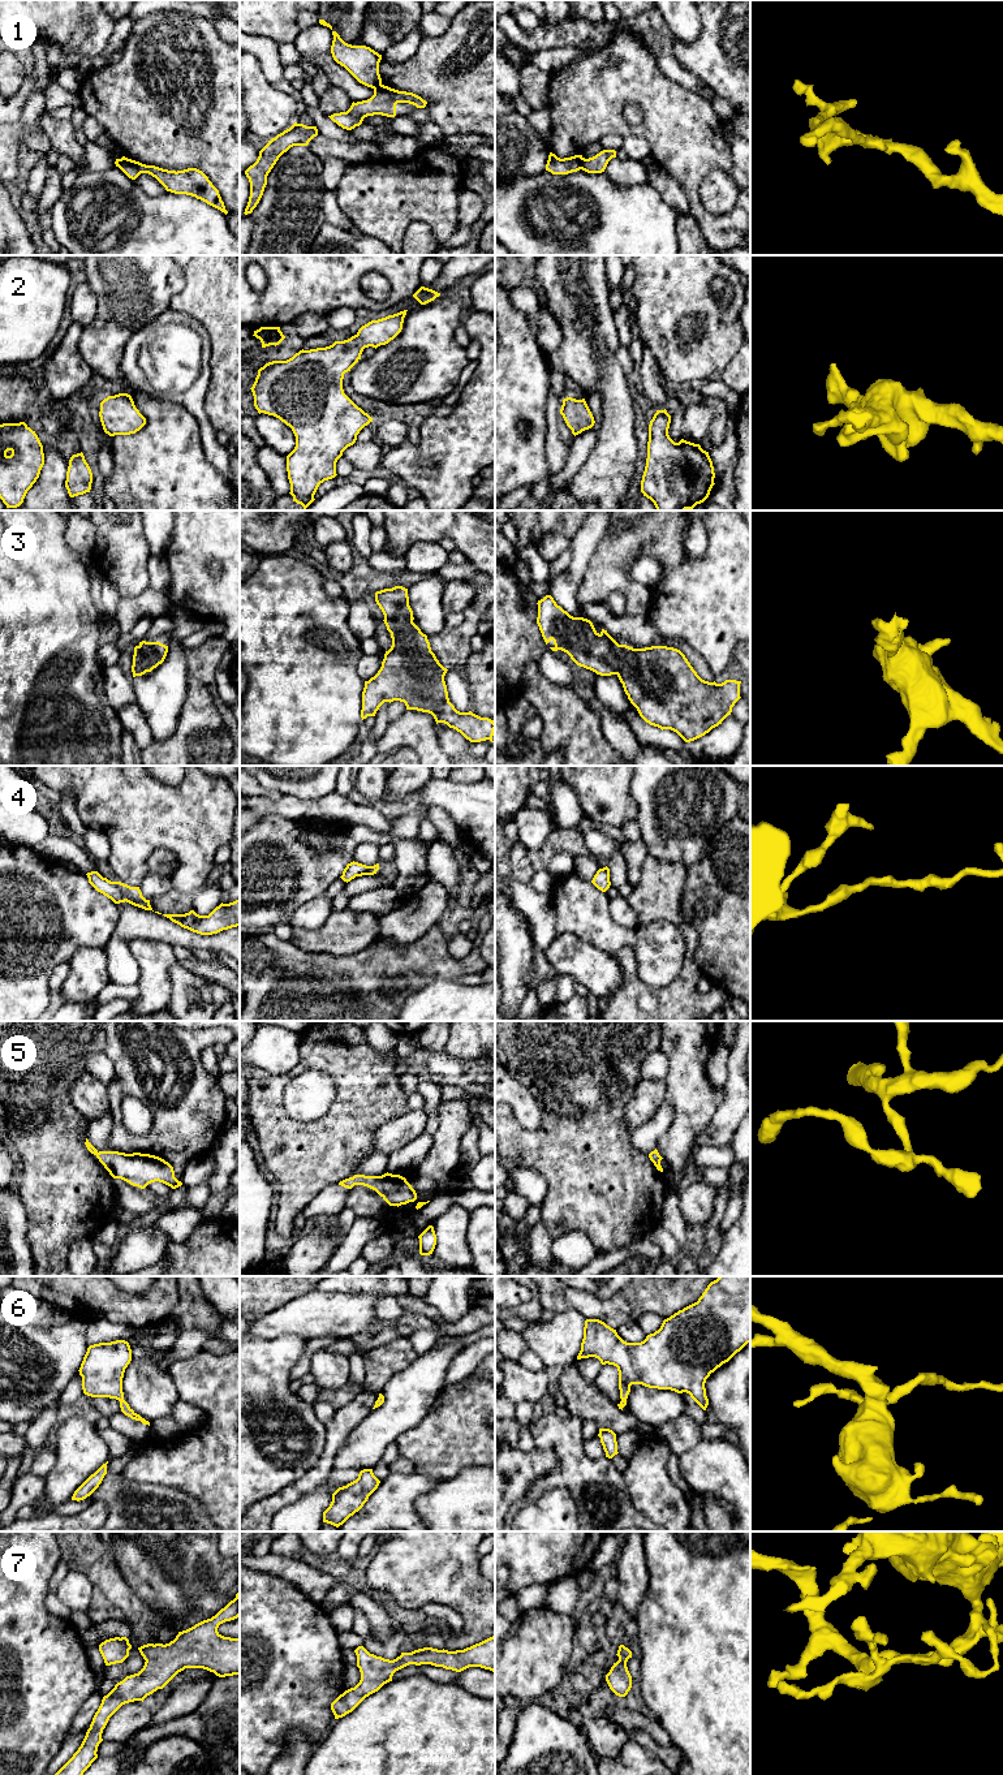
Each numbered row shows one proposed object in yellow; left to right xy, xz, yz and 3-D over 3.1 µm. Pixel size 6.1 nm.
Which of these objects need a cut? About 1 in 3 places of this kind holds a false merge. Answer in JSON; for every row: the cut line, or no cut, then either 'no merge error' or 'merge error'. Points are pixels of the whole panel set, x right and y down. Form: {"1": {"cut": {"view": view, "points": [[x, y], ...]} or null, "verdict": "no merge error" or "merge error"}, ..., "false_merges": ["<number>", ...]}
{"1": {"cut": {"view": "yz", "points": [[582, 158], [580, 168]]}, "verdict": "merge error"}, "2": {"cut": null, "verdict": "no merge error"}, "3": {"cut": null, "verdict": "no merge error"}, "4": {"cut": null, "verdict": "no merge error"}, "5": {"cut": null, "verdict": "no merge error"}, "6": {"cut": null, "verdict": "no merge error"}, "7": {"cut": null, "verdict": "no merge error"}, "false_merges": ["1"]}

